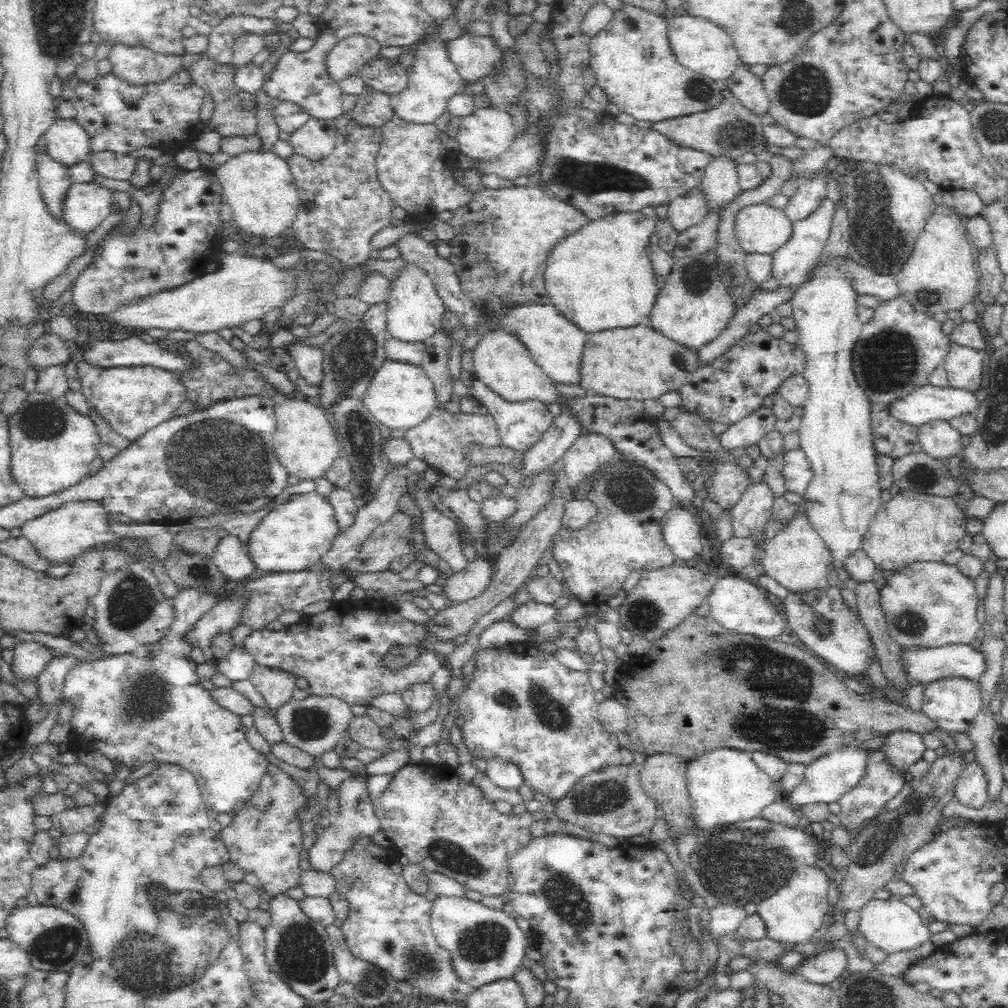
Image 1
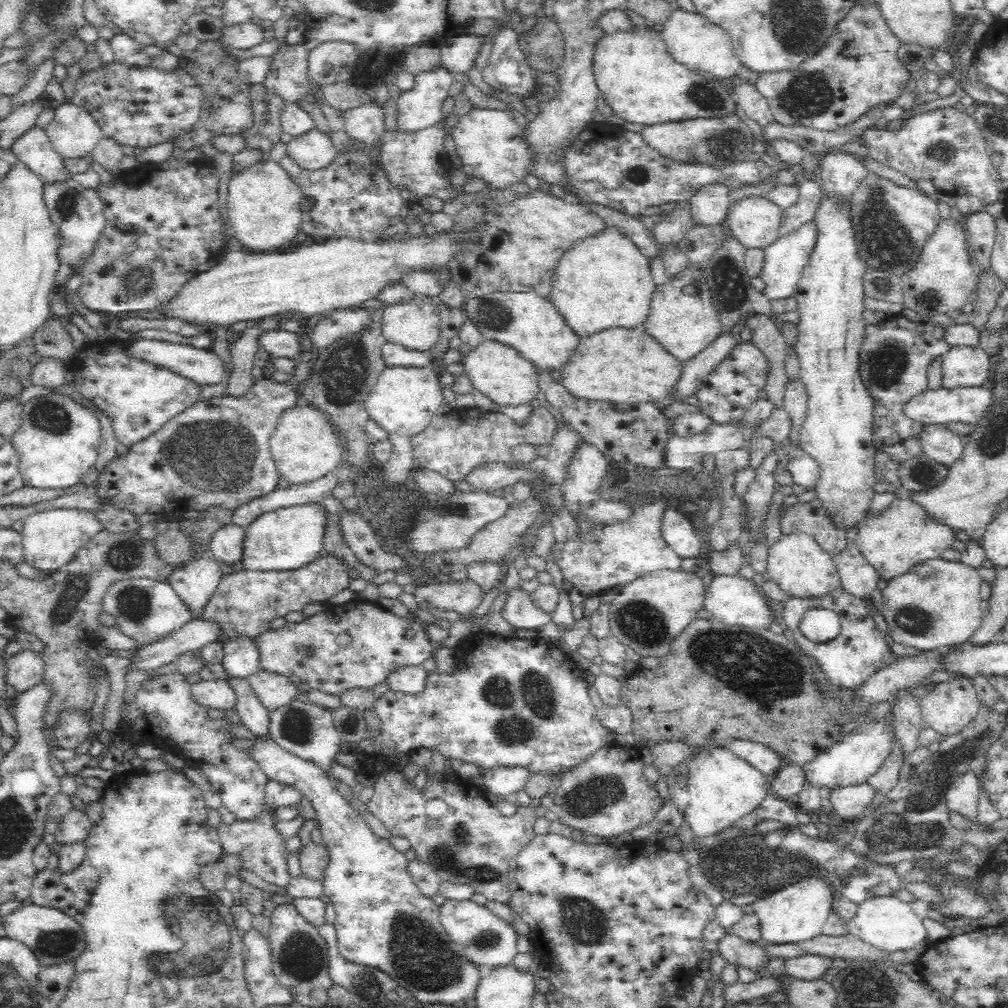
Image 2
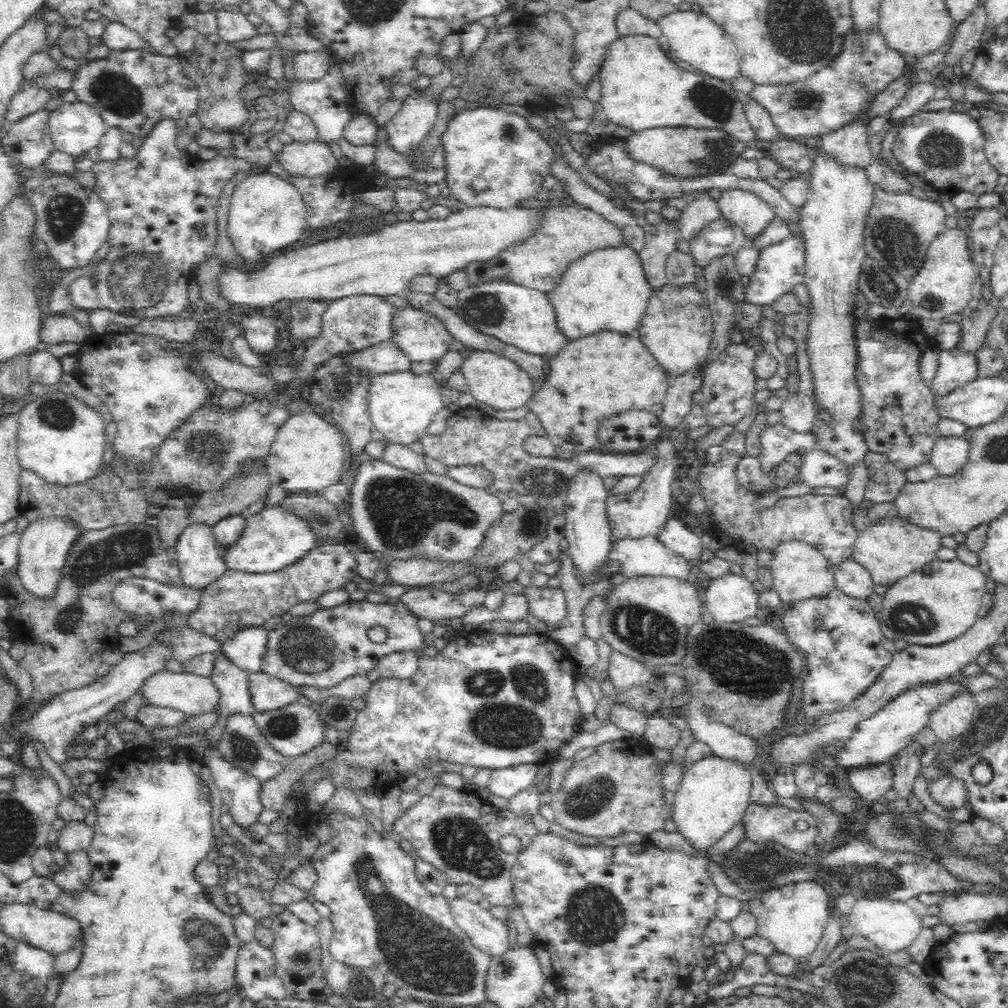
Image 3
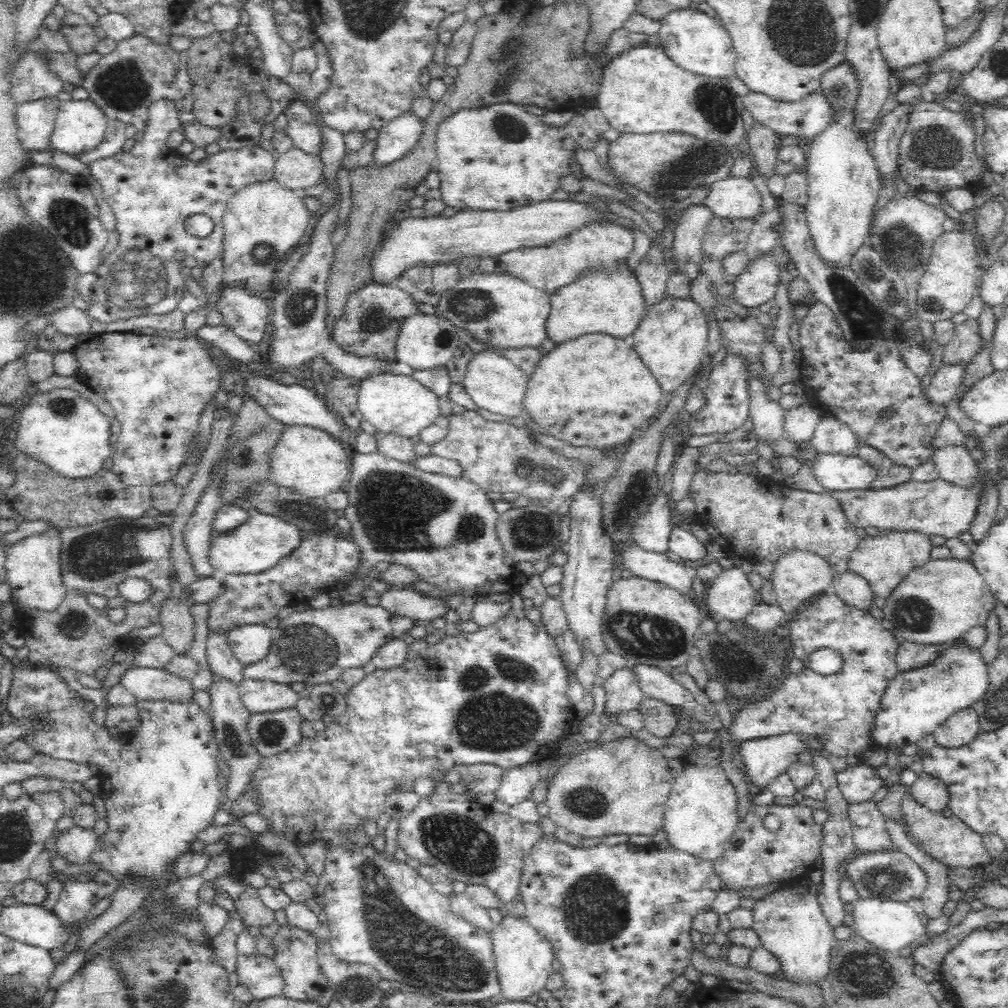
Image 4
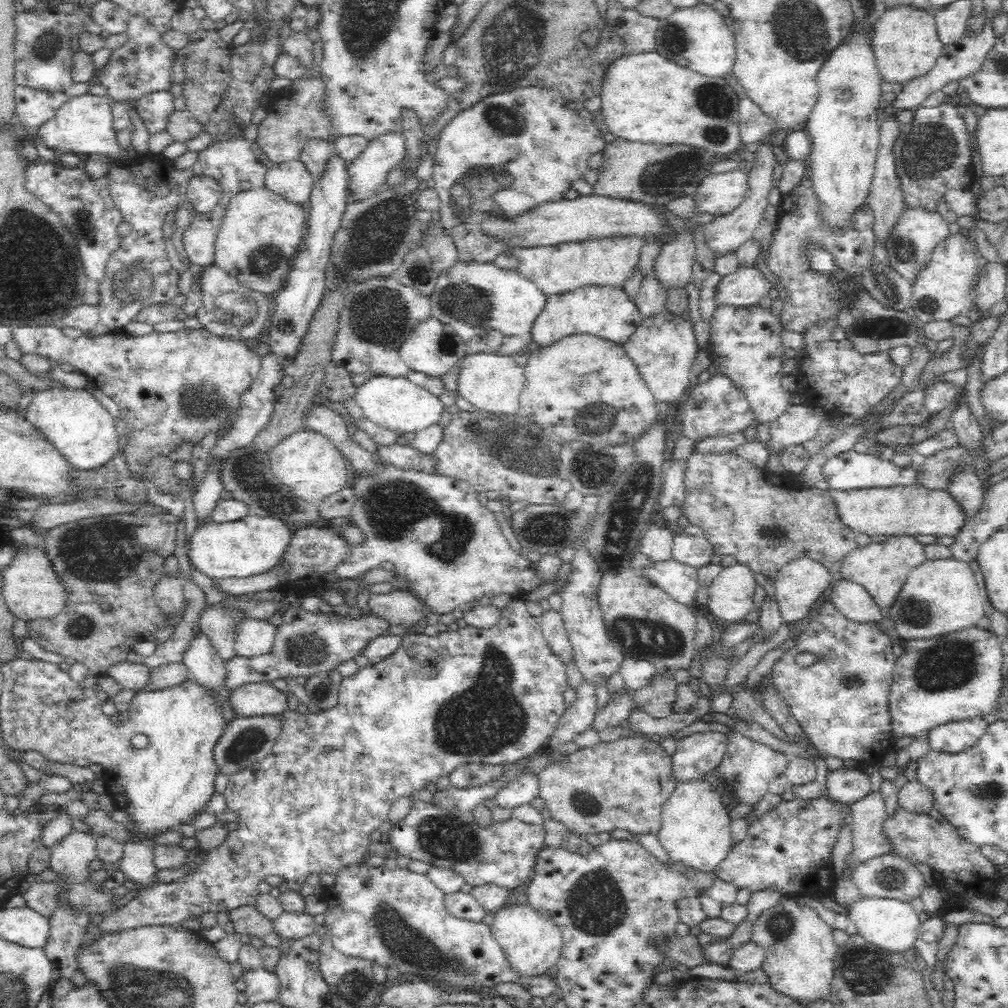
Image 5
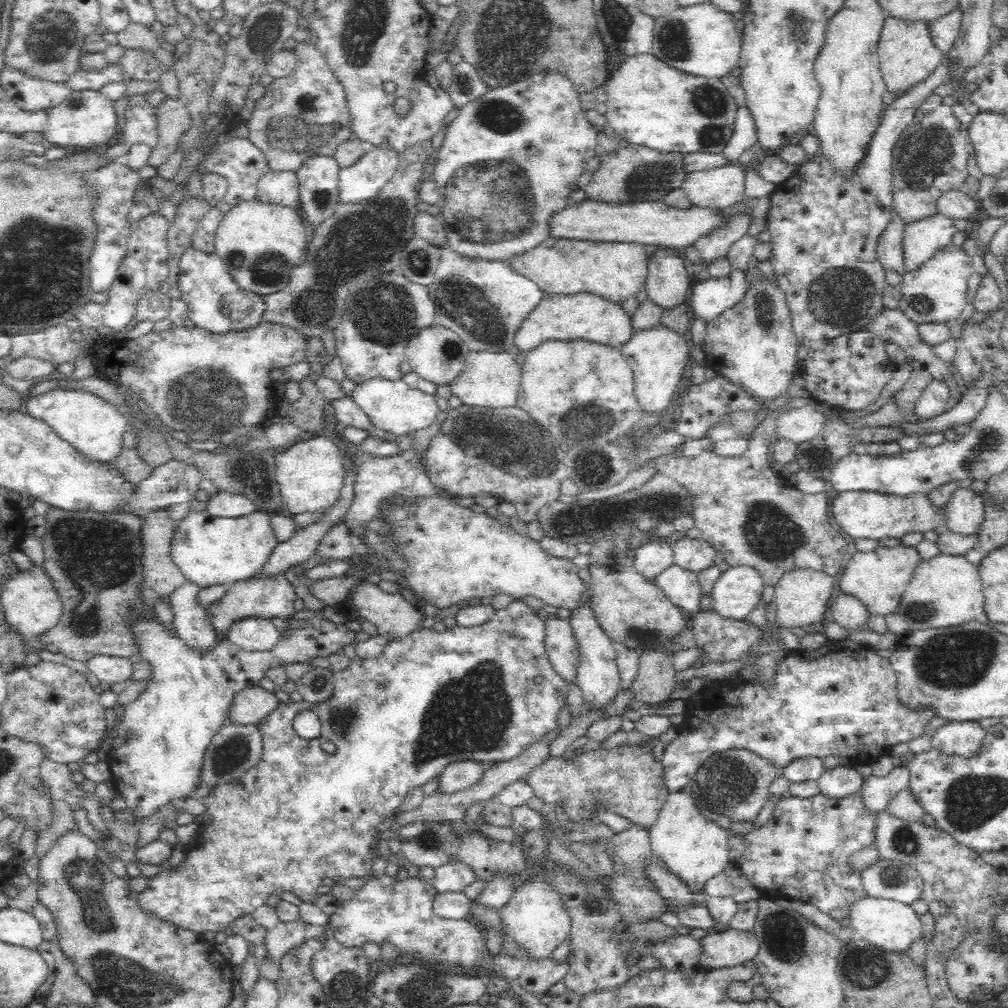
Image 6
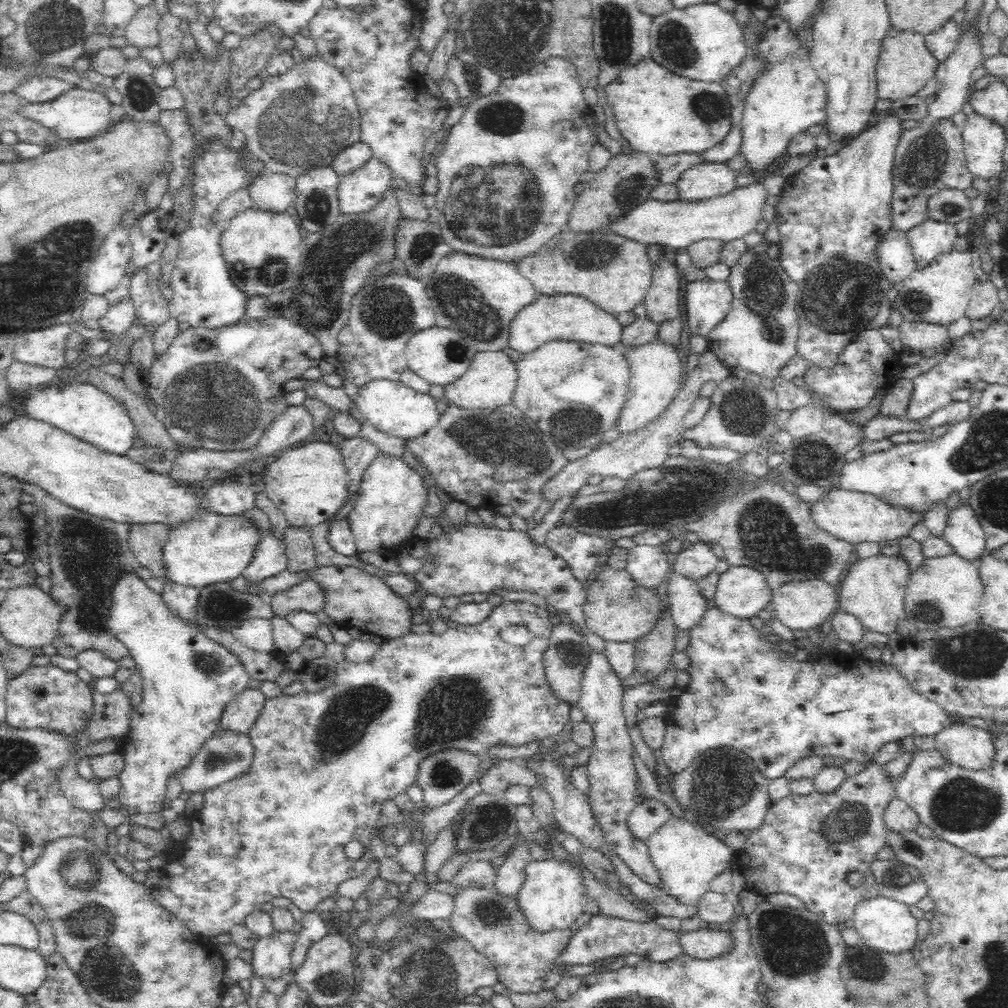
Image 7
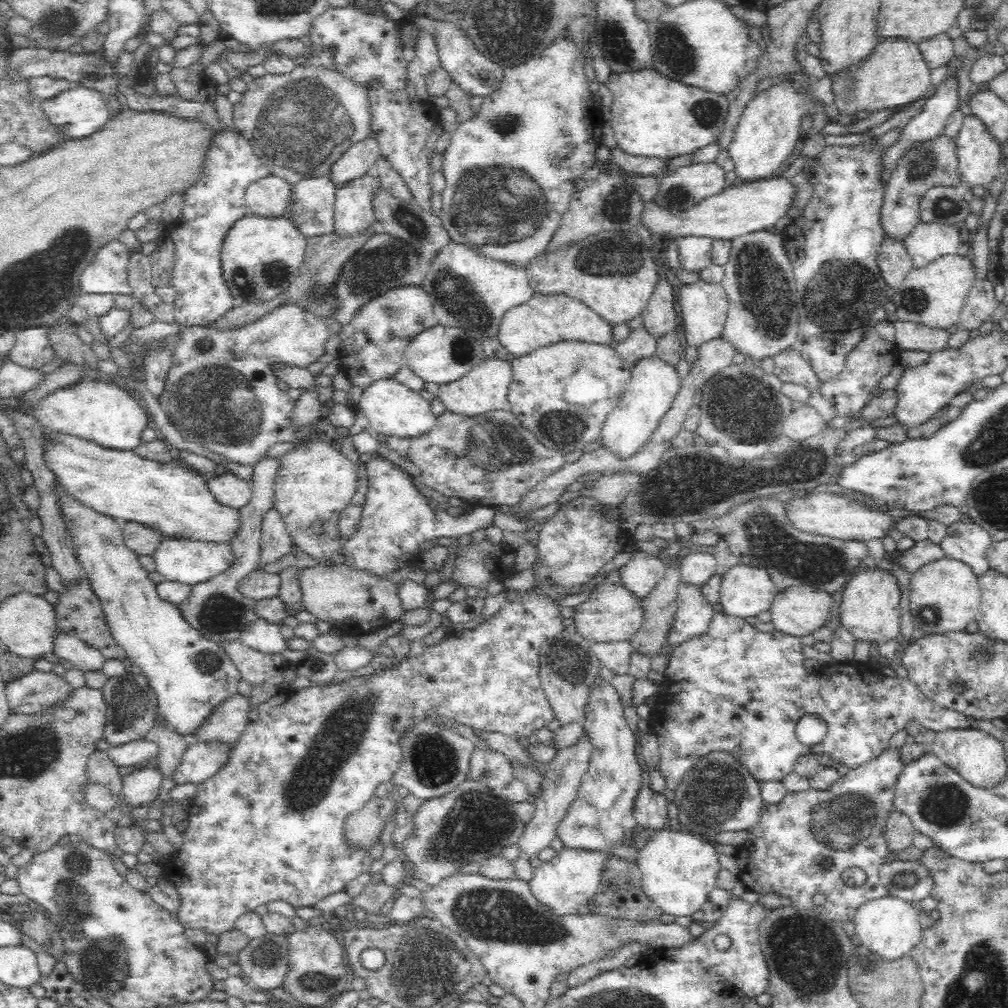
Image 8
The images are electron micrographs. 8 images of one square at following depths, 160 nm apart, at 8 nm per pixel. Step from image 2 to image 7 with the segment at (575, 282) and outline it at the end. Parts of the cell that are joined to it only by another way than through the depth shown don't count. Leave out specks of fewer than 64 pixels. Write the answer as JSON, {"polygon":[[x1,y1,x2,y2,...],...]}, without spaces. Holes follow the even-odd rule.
{"polygon":[[572,293,539,295,532,304,522,308,512,320,509,346,521,356,552,340,577,341,619,348,622,344,624,327,615,314,604,311,602,307,584,296]]}

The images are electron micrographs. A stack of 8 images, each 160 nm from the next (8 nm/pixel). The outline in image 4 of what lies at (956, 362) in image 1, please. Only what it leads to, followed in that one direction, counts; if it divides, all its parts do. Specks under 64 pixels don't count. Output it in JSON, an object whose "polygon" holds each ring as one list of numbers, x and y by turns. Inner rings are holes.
{"polygon":[[942,362,928,384,928,398,939,405,945,405,948,401,956,398,960,388,964,385,965,365]]}

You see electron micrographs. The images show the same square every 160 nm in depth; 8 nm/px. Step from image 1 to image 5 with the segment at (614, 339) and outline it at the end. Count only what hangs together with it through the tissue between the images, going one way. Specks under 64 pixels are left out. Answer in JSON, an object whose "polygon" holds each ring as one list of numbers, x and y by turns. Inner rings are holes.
{"polygon":[[590,334,572,335,530,353,522,364,526,380,519,398,521,414,523,418,544,429,556,442,625,444,632,442,659,419,656,399,622,343,614,343]]}

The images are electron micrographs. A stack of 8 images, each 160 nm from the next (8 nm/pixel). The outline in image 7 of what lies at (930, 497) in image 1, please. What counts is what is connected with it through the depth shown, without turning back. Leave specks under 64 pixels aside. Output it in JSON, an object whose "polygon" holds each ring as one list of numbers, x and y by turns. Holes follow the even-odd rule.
{"polygon":[[880,553,869,558,855,556,844,572,840,583,838,607,852,611,864,625,864,630,888,635,896,632,898,620,906,618,905,590,912,569,902,555,884,556]]}

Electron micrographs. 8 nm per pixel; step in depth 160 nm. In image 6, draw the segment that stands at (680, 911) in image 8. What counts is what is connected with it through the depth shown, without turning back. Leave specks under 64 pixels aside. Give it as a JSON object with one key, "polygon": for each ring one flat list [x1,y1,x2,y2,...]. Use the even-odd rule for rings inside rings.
{"polygon":[[688,790,676,791,668,795,656,823,649,831,653,854,664,859,672,869,672,874,680,878,692,892,691,886,694,883,696,887,704,887,709,878,720,874,729,865,727,843,729,835,728,830,724,830,720,824,708,820,702,814,694,794]]}

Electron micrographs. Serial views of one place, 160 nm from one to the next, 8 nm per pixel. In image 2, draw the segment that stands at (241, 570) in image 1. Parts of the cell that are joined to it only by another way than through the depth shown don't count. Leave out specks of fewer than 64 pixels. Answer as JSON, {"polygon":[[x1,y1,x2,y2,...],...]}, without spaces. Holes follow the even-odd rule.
{"polygon":[[226,524,212,534,209,544,211,557,217,563,224,562,228,566,236,566,242,560,245,530,240,526]]}

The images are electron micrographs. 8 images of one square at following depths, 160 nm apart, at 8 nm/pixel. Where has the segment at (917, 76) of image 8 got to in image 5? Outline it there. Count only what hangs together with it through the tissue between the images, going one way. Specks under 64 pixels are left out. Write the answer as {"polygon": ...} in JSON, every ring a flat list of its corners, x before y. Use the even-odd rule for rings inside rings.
{"polygon":[[898,4,894,8,887,8,876,20,870,43,877,70,889,84,904,84,907,80,928,72,934,66,943,47,937,33,935,14,912,4]]}

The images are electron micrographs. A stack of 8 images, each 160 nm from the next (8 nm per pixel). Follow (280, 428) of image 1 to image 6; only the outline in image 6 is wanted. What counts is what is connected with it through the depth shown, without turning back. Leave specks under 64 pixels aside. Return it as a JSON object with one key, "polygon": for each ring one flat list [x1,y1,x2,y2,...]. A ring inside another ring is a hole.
{"polygon":[[306,435,304,440,281,447,275,456,276,481,290,514,321,511,339,499,347,476,347,459,339,445,328,436]]}

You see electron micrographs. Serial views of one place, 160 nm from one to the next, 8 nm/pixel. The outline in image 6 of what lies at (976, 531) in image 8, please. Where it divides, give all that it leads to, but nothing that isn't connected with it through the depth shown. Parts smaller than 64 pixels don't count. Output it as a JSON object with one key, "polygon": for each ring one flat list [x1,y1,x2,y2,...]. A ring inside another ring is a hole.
{"polygon":[[969,486,956,488,944,506,948,513,948,530,962,534,980,532,985,514,982,496]]}

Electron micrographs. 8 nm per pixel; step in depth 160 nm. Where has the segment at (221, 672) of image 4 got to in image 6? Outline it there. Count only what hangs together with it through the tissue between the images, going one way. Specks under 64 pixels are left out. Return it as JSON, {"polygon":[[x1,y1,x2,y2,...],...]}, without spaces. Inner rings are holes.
{"polygon":[[260,576,240,580,228,585,226,593,211,605,205,606,205,613,209,625,212,626,219,642,229,640,231,626,239,620,256,617,259,619,284,618,294,614,294,601,296,600,294,586,284,576]]}

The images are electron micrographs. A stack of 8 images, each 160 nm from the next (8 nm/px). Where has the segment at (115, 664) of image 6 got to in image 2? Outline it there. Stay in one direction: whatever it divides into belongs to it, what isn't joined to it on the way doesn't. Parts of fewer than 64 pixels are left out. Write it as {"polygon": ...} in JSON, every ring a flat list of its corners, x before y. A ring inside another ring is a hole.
{"polygon":[[216,678,193,684,193,697,216,713,233,711,237,706,237,695,228,681]]}

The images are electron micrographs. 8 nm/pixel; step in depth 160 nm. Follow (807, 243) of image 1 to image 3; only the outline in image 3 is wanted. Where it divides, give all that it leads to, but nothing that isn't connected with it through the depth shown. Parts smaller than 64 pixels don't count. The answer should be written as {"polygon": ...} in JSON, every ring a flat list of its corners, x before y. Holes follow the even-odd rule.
{"polygon":[[790,236,778,244,770,244,761,249,756,271,750,276,746,290,746,300,755,305,770,305,784,294,793,293,794,286,800,284,805,276,805,237]]}

